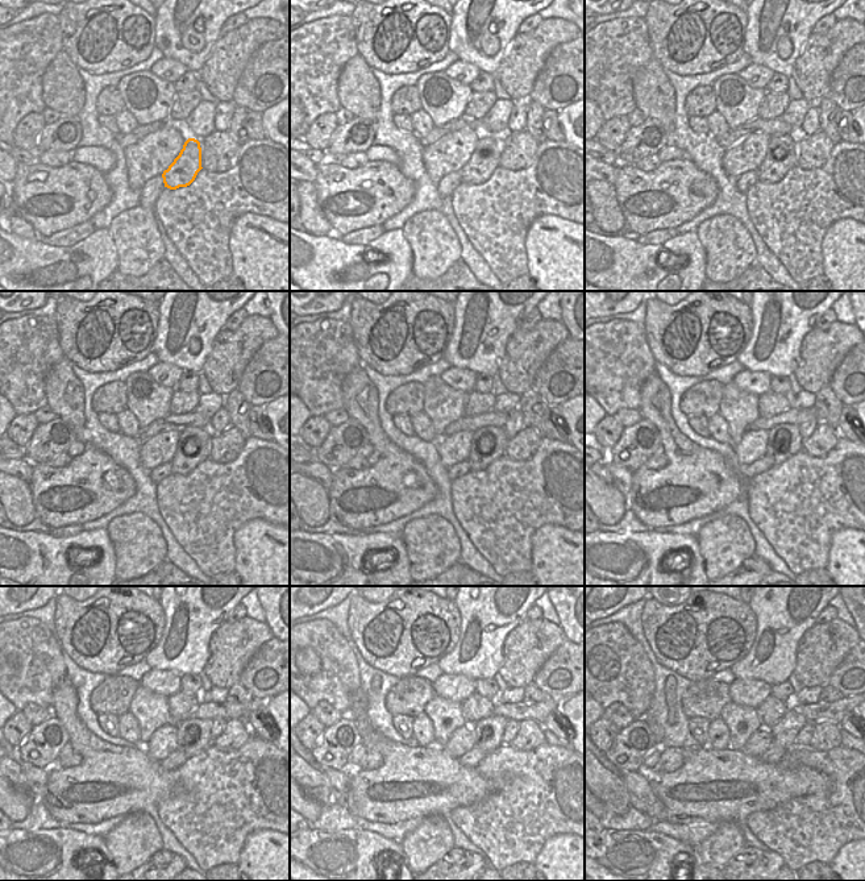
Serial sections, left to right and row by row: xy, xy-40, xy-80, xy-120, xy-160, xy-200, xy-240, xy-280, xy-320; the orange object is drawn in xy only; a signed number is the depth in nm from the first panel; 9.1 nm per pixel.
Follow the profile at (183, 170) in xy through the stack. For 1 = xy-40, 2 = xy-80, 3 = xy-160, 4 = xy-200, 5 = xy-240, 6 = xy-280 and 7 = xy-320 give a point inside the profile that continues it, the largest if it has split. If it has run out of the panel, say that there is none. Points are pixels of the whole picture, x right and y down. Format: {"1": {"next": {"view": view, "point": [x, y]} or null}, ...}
{"1": {"next": {"view": "xy-40", "point": [486, 157]}}, "2": {"next": {"view": "xy-80", "point": [781, 157]}}, "3": {"next": {"view": "xy-160", "point": [489, 443]}}, "4": {"next": {"view": "xy-200", "point": [784, 440]}}, "5": {"next": {"view": "xy-240", "point": [194, 735]}}, "6": {"next": {"view": "xy-280", "point": [487, 732]}}, "7": {"next": {"view": "xy-320", "point": [785, 731]}}}

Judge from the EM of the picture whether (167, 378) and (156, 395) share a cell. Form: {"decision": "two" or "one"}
{"decision": "two"}

